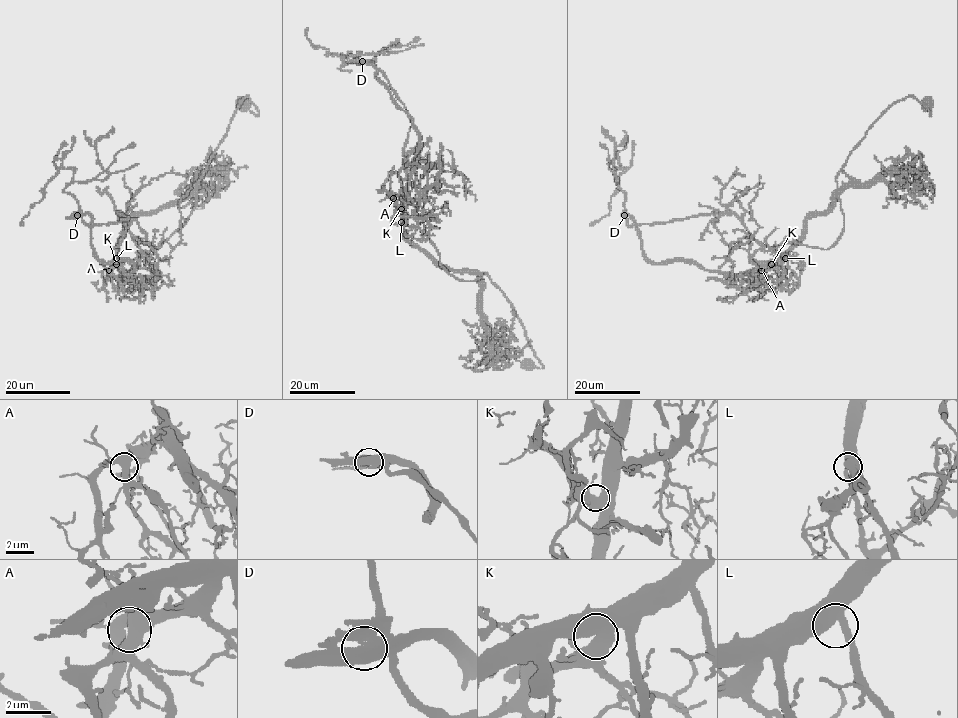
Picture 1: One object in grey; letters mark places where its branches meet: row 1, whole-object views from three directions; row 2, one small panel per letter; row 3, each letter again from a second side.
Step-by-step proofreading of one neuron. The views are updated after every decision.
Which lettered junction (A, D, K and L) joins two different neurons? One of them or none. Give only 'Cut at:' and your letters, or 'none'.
Cut at: D

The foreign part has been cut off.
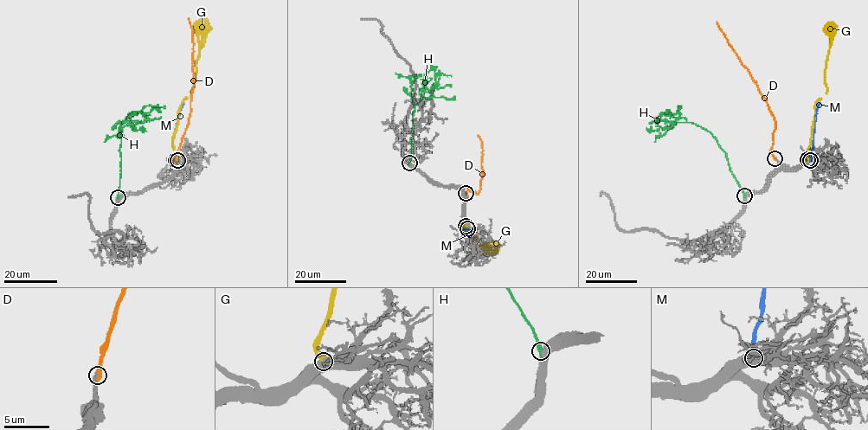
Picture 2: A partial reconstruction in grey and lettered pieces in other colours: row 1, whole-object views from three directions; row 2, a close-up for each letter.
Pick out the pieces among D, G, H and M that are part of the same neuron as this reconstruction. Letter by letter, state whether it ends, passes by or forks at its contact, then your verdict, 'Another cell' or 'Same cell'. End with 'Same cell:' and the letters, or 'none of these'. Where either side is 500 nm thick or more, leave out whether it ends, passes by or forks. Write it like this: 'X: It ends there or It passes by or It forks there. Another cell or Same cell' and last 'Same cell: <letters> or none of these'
D: It ends there. Another cell
G: Another cell
H: Another cell
M: Another cell
Same cell: none of these

